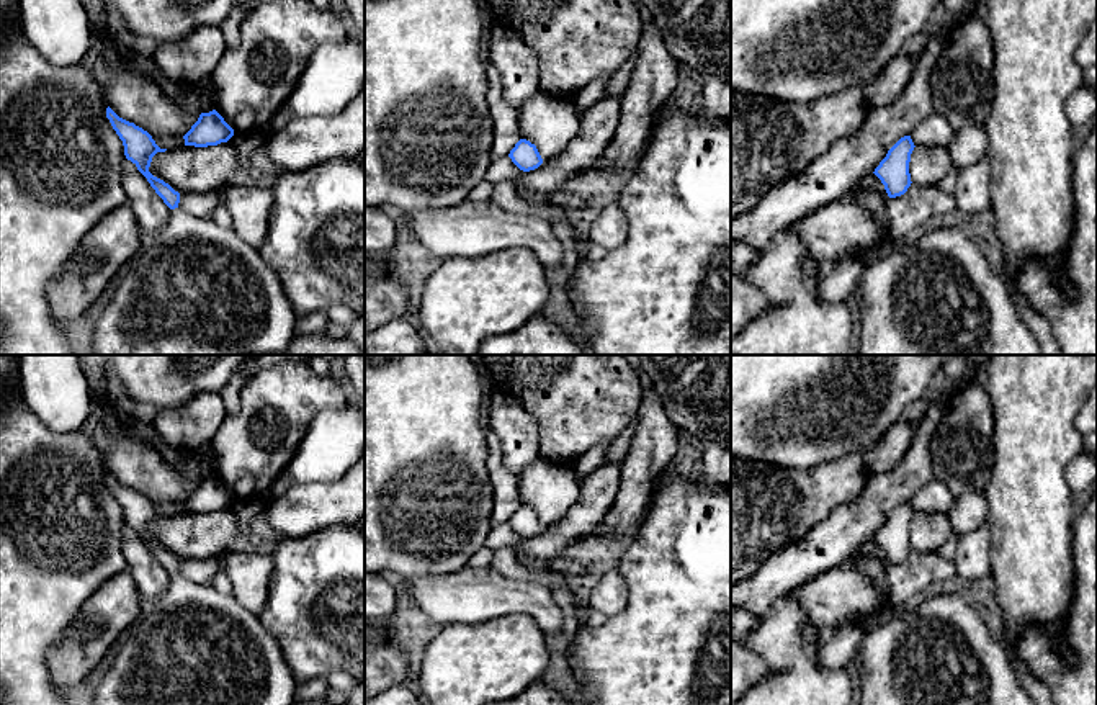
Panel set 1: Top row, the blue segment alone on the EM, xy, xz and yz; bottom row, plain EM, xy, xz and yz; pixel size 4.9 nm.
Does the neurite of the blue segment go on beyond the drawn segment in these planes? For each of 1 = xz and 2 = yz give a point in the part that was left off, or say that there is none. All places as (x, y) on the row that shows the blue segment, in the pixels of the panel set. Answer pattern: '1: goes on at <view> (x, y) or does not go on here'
1: does not go on here
2: does not go on here

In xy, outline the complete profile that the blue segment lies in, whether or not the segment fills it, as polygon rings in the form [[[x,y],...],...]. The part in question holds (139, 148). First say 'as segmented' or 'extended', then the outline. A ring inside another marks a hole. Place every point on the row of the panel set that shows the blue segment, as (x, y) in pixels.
extended | [[[110,106],[106,118],[124,146],[124,155],[147,178],[155,193],[172,209],[168,222],[157,237],[141,247],[126,263],[128,272],[114,296],[95,322],[92,347],[95,355],[253,355],[284,352],[294,337],[296,312],[280,276],[258,249],[242,240],[232,227],[221,227],[213,219],[186,214],[178,208],[180,193],[149,172],[152,157],[160,149],[142,128],[119,118]]]

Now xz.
as segmented | [[[520,139],[510,150],[508,157],[523,172],[535,170],[543,164],[536,146],[526,139]]]

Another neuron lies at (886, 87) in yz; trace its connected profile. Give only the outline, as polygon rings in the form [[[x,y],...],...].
[[[899,52],[884,69],[863,87],[865,101],[870,108],[894,103],[906,90],[914,70],[914,62]]]

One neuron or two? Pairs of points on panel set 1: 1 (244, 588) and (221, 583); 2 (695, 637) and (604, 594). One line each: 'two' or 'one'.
1: two
2: two

